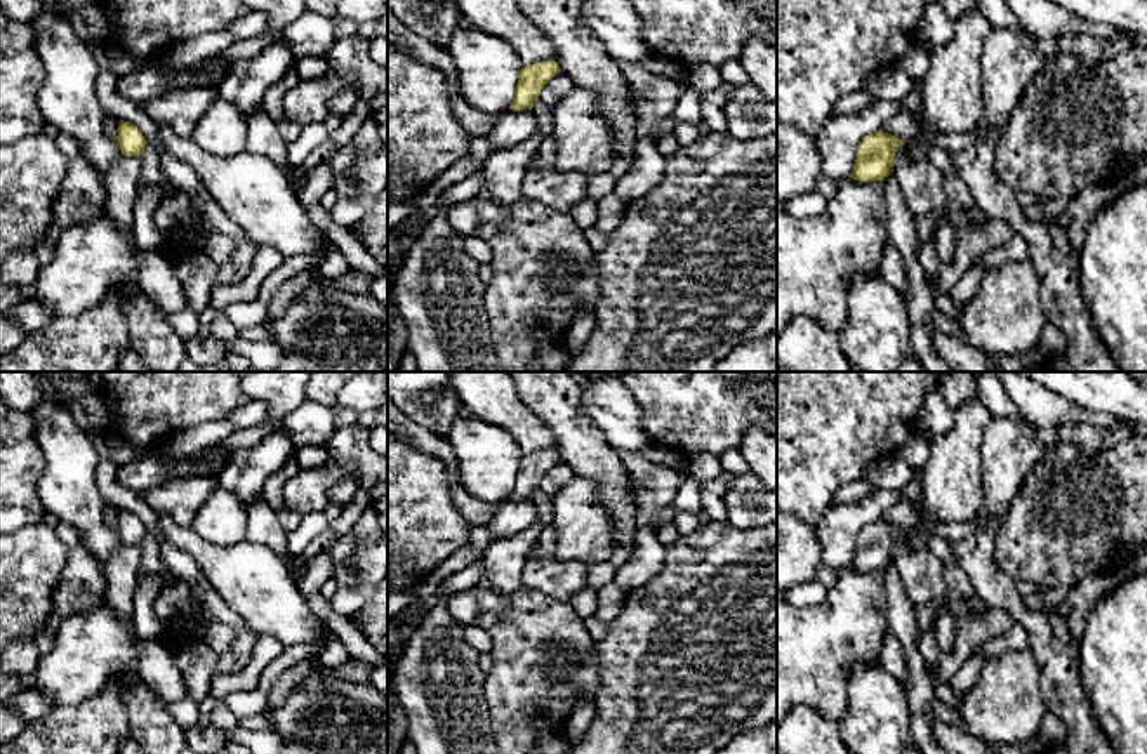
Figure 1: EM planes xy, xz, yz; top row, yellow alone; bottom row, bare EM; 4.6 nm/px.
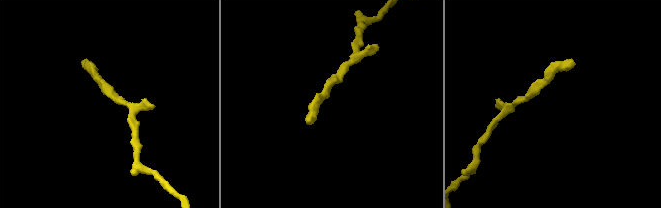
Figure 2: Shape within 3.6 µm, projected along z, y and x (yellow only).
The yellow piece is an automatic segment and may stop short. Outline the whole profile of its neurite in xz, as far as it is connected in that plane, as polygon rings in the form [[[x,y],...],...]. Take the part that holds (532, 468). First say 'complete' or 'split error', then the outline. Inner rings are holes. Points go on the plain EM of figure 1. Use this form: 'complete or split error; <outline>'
complete; [[[542,450],[527,453],[518,464],[514,486],[509,499],[532,499],[534,492],[539,490],[544,474],[560,462],[556,450]]]

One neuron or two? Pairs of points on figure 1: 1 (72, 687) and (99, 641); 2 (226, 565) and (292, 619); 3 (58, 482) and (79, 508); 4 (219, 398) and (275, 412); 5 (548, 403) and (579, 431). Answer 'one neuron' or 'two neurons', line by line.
1: one neuron
2: one neuron
3: one neuron
4: two neurons
5: one neuron

